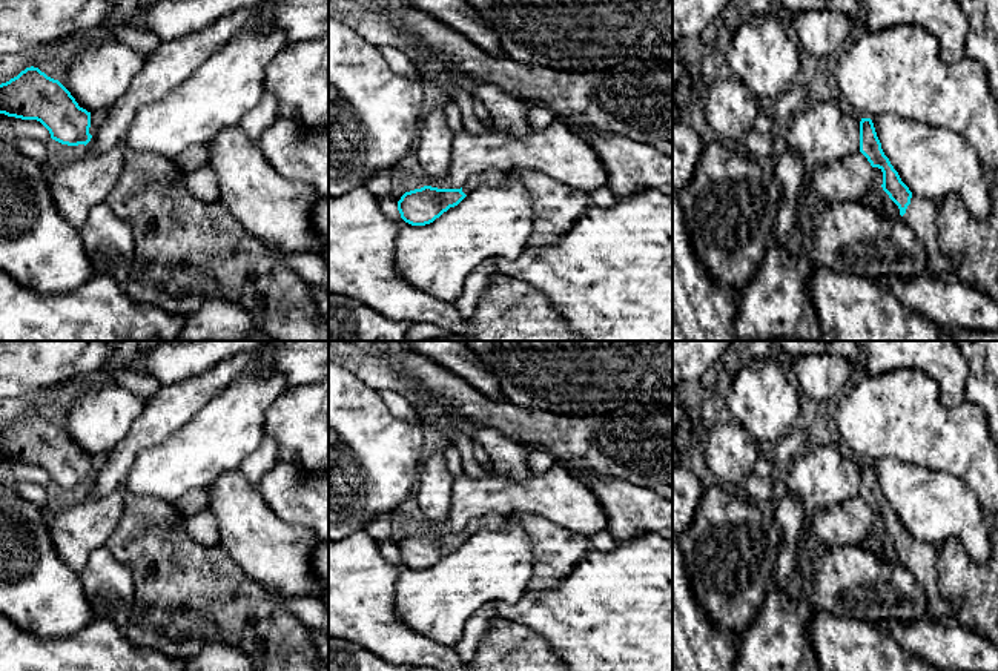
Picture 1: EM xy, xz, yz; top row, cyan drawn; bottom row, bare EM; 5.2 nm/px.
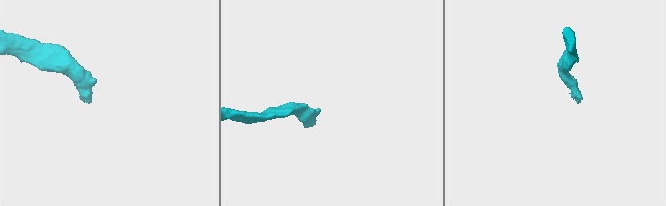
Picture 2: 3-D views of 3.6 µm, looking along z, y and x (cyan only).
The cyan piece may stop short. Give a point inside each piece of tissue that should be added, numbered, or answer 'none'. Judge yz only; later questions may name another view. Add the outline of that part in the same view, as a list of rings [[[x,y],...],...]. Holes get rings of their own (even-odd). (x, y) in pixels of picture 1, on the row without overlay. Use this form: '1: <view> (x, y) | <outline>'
1: yz (921, 558) | [[[878,511],[875,514],[875,525],[871,534],[858,545],[863,550],[874,551],[881,559],[906,567],[918,585],[926,593],[927,602],[927,620],[944,622],[950,620],[953,616],[952,605],[944,599],[938,585],[937,562],[940,556],[940,545],[918,540],[912,537],[910,548],[906,553],[906,557],[901,560],[898,550],[889,542],[883,534],[883,516]]]

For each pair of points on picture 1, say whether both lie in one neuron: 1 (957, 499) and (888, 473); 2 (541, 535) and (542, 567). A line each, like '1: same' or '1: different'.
1: same
2: same

